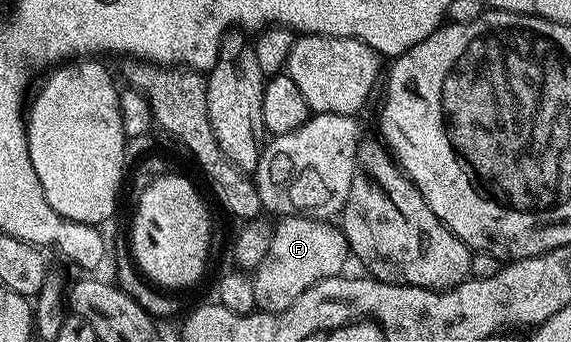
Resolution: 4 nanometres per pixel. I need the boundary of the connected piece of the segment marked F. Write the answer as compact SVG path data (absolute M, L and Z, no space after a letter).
M292 216L281 223L269 238L269 250L252 275L255 300L262 311L280 314L311 284L342 273L345 261L350 261L351 251L345 234L336 225L325 220Z

